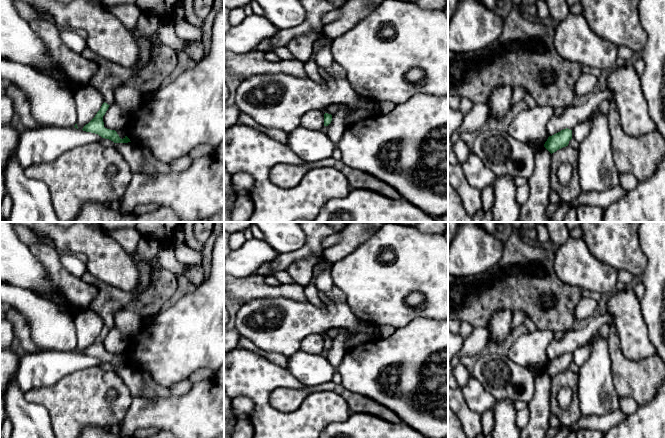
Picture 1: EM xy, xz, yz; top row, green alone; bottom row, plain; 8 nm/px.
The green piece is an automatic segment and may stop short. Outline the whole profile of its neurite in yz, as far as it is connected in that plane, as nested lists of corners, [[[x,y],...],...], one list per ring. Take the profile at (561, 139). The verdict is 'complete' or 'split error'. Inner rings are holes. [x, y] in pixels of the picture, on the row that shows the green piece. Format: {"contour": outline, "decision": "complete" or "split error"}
{"contour": [[[566,128],[552,136],[549,136],[544,144],[544,147],[552,154],[557,150],[568,146],[571,139],[572,130]]], "decision": "complete"}

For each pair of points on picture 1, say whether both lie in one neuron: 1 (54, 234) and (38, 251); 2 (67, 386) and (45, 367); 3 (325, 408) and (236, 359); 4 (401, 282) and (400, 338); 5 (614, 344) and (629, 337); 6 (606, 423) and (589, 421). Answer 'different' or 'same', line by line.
1: different
2: different
3: same
4: different
5: different
6: same

